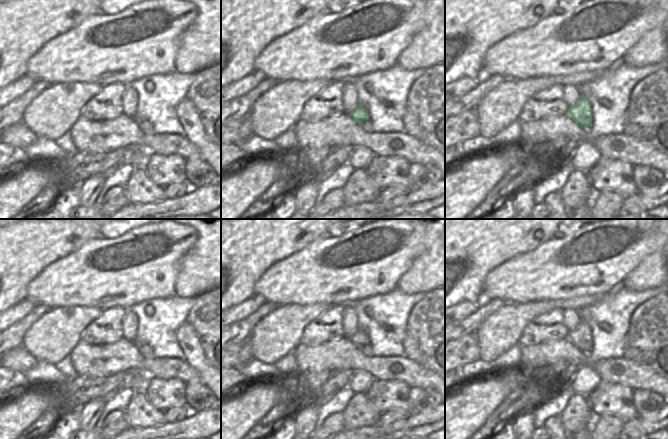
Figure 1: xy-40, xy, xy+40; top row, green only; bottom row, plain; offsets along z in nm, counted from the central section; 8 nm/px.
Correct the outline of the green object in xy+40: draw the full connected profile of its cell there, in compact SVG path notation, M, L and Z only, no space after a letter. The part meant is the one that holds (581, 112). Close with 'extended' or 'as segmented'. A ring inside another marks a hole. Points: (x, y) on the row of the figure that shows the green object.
M580 96L580 99L569 107L566 114L585 130L592 127L592 107L583 96Z; as segmented

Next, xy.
M359 104L356 109L350 113L350 117L353 118L357 124L361 125L365 132L372 132L370 115L364 106Z; extended

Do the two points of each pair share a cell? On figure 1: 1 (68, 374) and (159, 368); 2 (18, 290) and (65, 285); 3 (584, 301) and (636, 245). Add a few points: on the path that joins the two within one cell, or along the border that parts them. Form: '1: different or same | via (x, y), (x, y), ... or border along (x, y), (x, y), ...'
1: different | border along (69, 356), (69, 360), (78, 375)
2: different | border along (40, 271), (26, 287), (25, 297)
3: different | border along (603, 294), (579, 295), (566, 300)

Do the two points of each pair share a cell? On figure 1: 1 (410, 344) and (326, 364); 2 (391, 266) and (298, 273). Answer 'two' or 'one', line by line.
1: one
2: one

